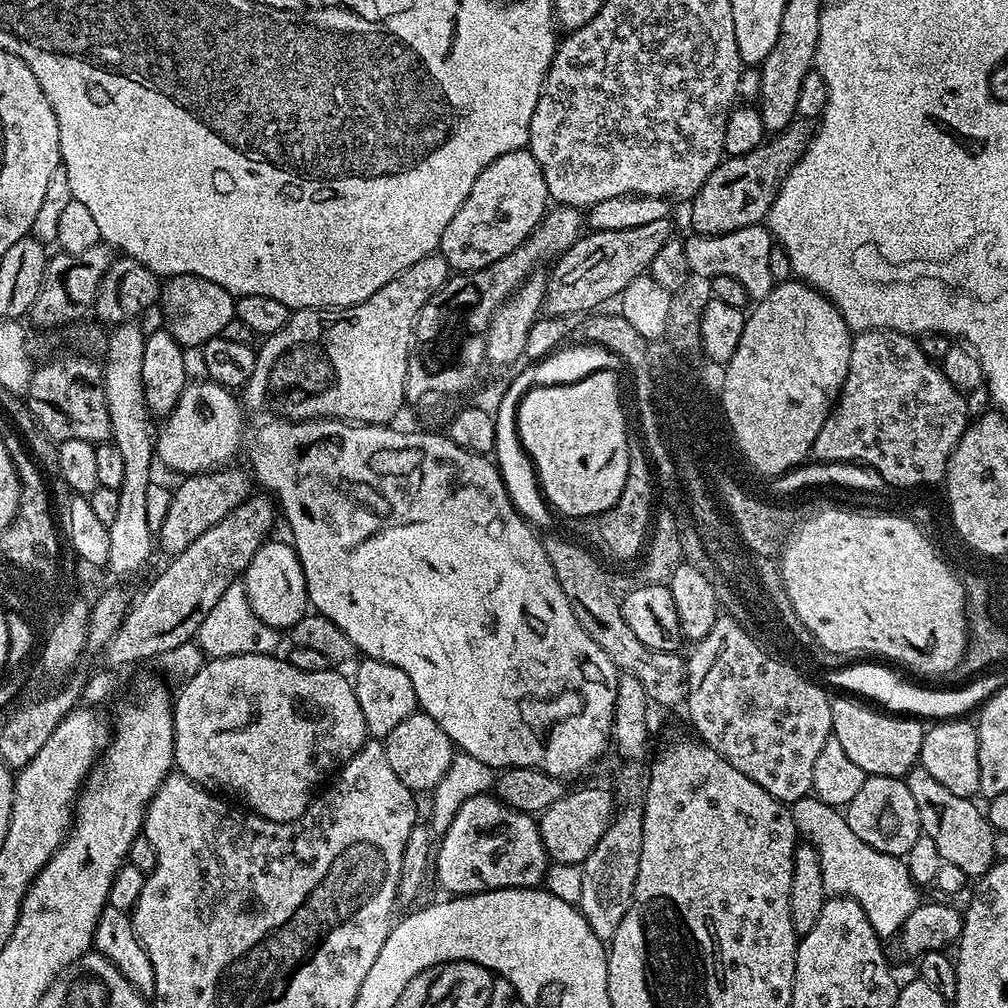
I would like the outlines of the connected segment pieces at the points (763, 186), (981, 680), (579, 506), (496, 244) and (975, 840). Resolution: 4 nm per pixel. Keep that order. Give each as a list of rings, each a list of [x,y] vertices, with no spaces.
[[[795,118],[780,132],[769,135],[763,144],[750,150],[750,154],[725,155],[714,174],[710,174],[710,178],[702,182],[698,194],[690,201],[691,231],[702,236],[717,236],[730,230],[738,230],[742,226],[764,224],[782,182],[788,177],[790,170],[794,170],[802,154],[806,154],[813,131],[811,119]]]
[[[849,663],[840,671],[839,675],[833,675],[831,679],[836,682],[836,685],[841,684],[845,693],[855,694],[868,702],[875,702],[887,709],[889,713],[907,714],[912,718],[925,718],[924,716],[936,716],[932,718],[963,717],[972,707],[975,709],[977,706],[983,705],[993,692],[1002,687],[1002,680],[999,680],[998,677],[984,674],[963,686],[953,687],[953,692],[935,692],[932,688],[919,688],[916,684],[907,684],[902,677],[895,676],[888,668],[883,668],[883,666],[888,667],[883,663],[868,663],[872,664]]]
[[[604,371],[584,377],[579,383],[550,385],[525,393],[516,416],[520,440],[535,465],[544,499],[557,513],[596,518],[618,502],[618,485],[624,484],[621,416],[615,405],[614,386]]]
[[[531,152],[502,154],[502,158],[490,162],[478,174],[474,186],[470,186],[470,194],[466,194],[466,202],[458,206],[458,214],[442,230],[439,255],[446,258],[453,273],[482,270],[513,252],[538,227],[549,208],[546,178],[542,178],[542,166],[538,166]]]
[[[919,766],[912,768],[906,777],[914,806],[918,806],[920,831],[938,846],[943,863],[958,866],[966,878],[979,878],[989,872],[998,859],[996,853],[997,833],[988,823],[985,813],[967,796],[953,794],[942,782],[936,781],[930,770]]]

